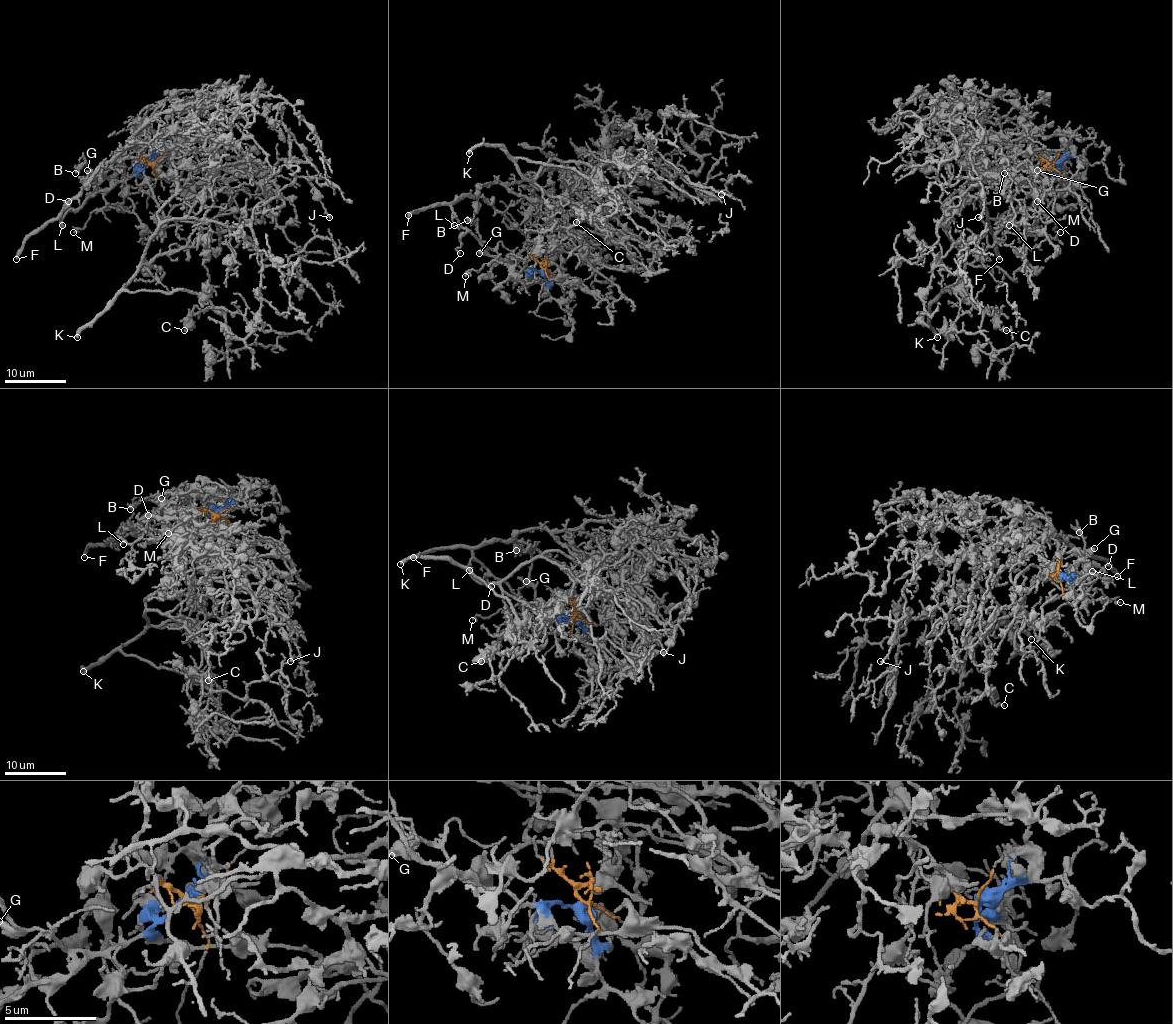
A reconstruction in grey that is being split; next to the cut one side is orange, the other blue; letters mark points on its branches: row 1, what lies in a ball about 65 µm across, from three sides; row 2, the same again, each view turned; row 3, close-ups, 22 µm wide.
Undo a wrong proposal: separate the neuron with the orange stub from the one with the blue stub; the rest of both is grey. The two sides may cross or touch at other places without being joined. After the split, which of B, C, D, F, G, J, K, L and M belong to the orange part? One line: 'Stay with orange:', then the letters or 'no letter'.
Stay with orange: C, J, K

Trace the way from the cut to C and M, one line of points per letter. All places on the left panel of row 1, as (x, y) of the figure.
C: (151, 164), (140, 156), (160, 211), (201, 233), (124, 287), (191, 290), (221, 307), (184, 330)
M: (151, 164), (117, 182), (103, 196), (105, 205), (90, 215), (82, 228), (73, 232)

